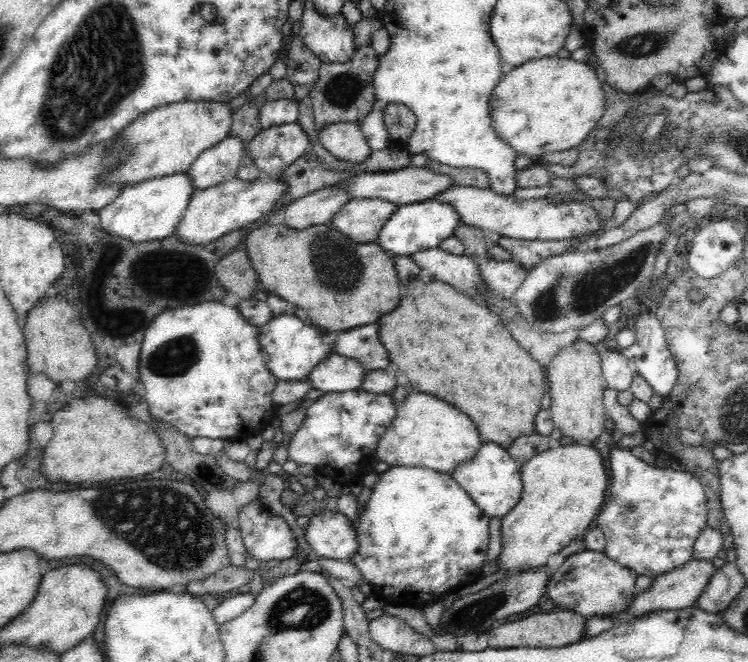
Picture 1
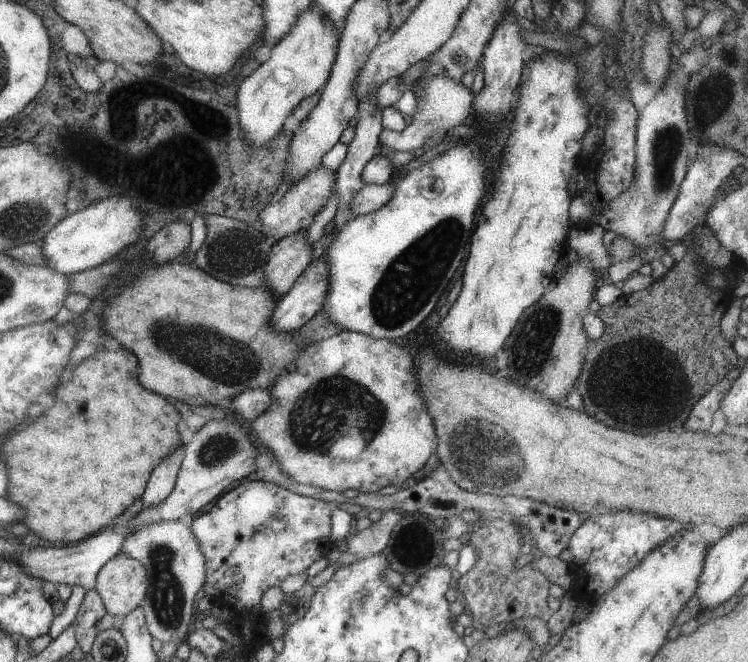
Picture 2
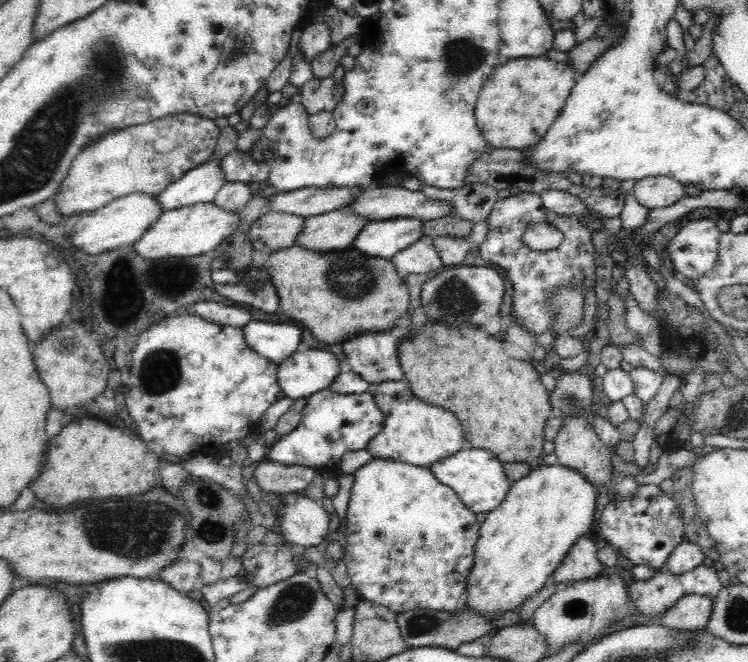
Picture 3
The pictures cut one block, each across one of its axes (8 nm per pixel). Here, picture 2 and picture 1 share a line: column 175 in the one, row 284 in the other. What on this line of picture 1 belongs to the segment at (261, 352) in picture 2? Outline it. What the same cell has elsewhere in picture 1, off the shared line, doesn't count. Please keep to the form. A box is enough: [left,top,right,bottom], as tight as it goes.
[242,223,403,333]

